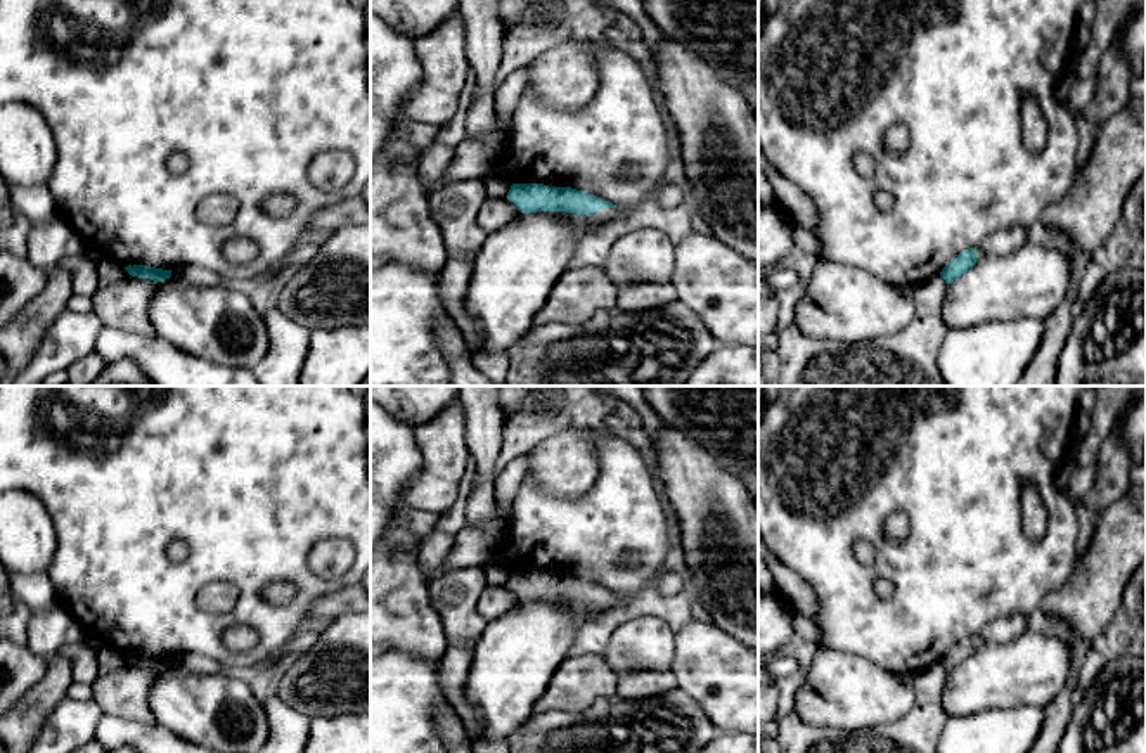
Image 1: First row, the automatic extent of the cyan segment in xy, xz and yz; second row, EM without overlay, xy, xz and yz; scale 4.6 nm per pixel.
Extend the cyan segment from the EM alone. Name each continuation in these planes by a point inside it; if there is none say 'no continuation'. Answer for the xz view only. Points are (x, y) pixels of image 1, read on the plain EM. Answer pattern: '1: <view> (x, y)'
1: xz (497, 572)
2: xz (603, 603)

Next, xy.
1: xy (109, 660)

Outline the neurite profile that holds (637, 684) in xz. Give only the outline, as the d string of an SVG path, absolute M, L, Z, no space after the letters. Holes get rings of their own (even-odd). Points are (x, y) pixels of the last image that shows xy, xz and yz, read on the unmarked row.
M634 670L618 675L618 701L635 701L679 689L670 670Z

